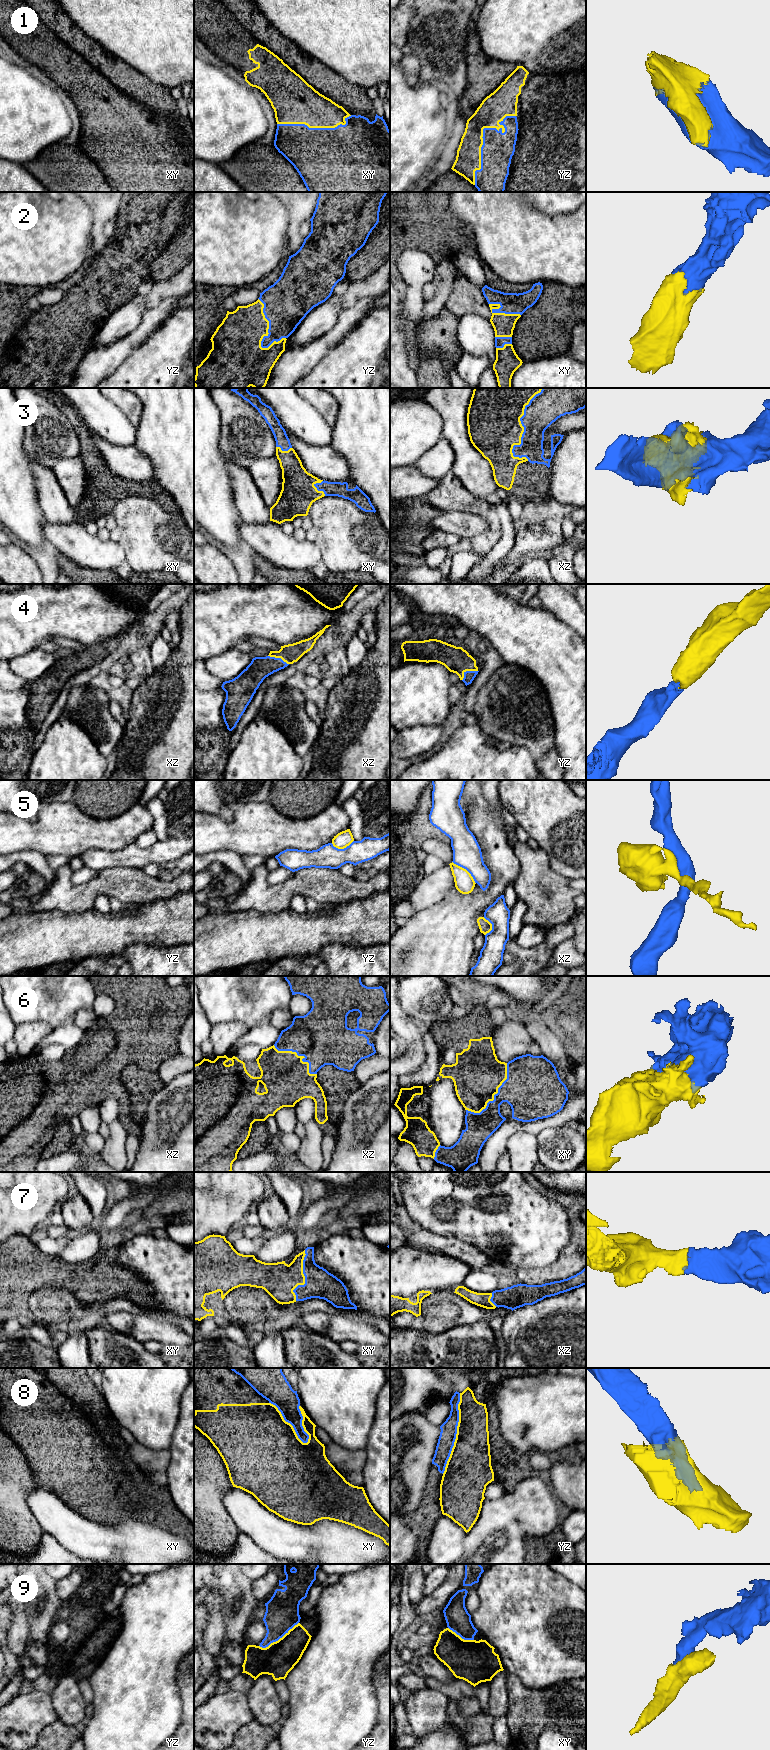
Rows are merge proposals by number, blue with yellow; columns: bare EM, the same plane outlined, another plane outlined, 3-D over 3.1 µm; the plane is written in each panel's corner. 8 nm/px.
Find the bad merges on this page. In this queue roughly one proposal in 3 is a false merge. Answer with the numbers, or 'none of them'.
5, 8

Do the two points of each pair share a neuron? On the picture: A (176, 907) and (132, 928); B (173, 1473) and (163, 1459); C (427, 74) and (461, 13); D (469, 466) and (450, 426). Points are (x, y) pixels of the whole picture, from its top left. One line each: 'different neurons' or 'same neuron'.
A: same neuron
B: different neurons
C: same neuron
D: same neuron

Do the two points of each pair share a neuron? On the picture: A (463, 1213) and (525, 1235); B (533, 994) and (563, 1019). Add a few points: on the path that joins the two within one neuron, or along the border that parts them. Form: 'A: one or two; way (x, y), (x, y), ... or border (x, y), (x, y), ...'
A: one; way (478, 1213), (489, 1216), (503, 1216), (510, 1221)
B: one; way (541, 994), (557, 1011)

